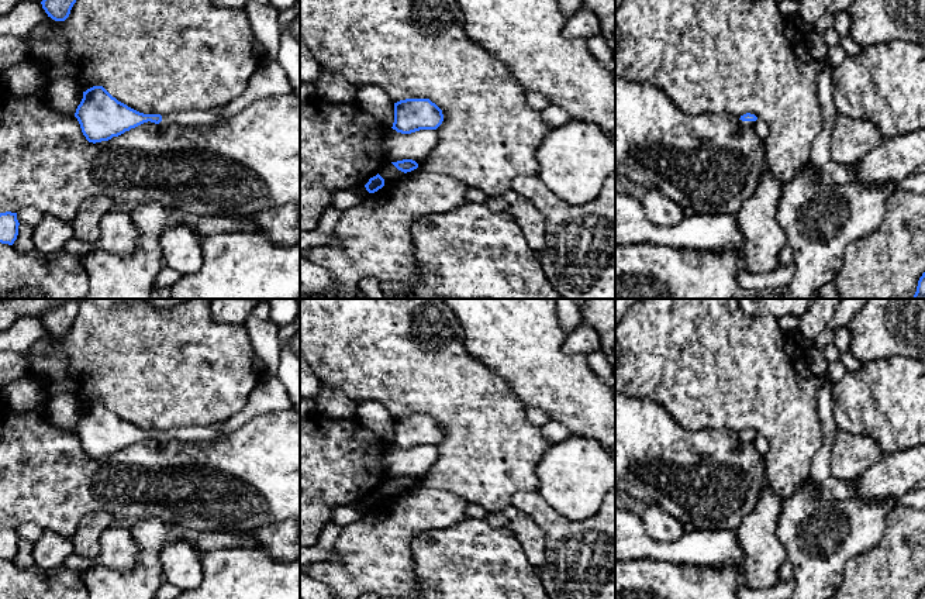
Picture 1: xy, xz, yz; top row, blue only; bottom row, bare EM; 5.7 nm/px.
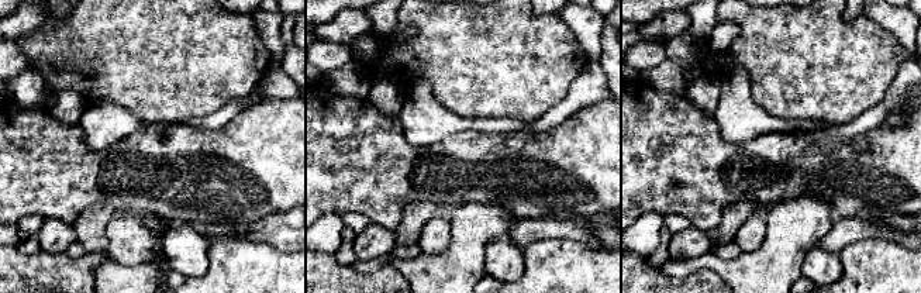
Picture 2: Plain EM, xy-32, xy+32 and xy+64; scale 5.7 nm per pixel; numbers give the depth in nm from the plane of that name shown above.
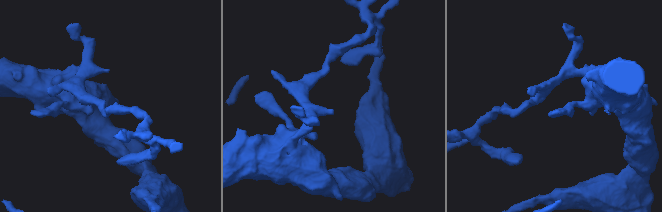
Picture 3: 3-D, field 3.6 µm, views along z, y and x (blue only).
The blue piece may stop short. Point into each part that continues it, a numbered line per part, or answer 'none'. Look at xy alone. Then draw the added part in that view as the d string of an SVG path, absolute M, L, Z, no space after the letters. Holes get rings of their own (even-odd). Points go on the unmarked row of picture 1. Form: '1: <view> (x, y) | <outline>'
1: xy (192, 433) | M224 421L211 424L211 426L187 426L187 427L179 427L172 430L162 431L161 441L213 441L218 438L222 427L225 424Z

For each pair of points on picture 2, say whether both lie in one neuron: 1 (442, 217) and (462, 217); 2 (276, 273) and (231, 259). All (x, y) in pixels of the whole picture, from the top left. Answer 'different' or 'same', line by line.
1: different
2: same

